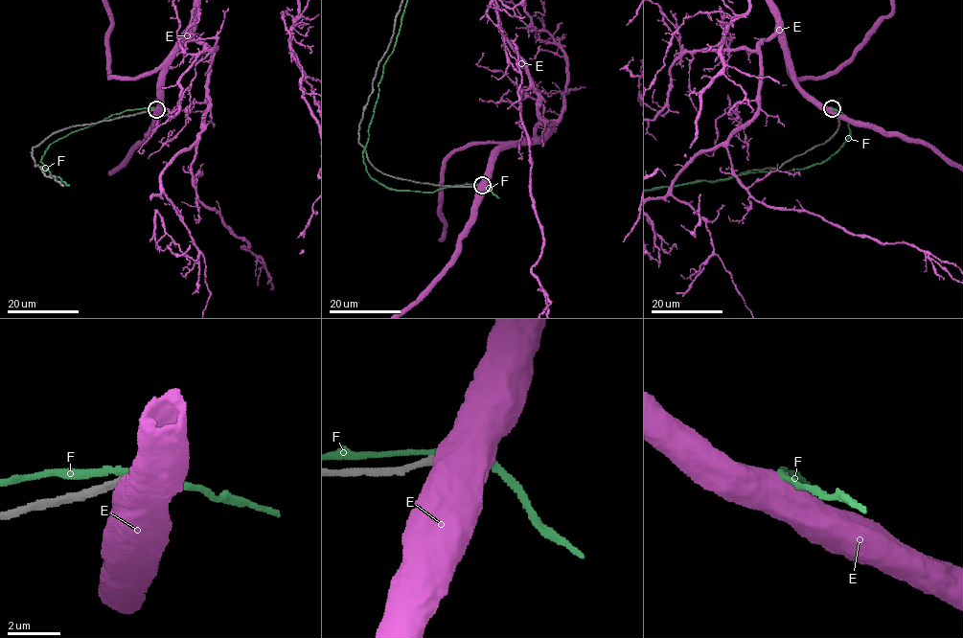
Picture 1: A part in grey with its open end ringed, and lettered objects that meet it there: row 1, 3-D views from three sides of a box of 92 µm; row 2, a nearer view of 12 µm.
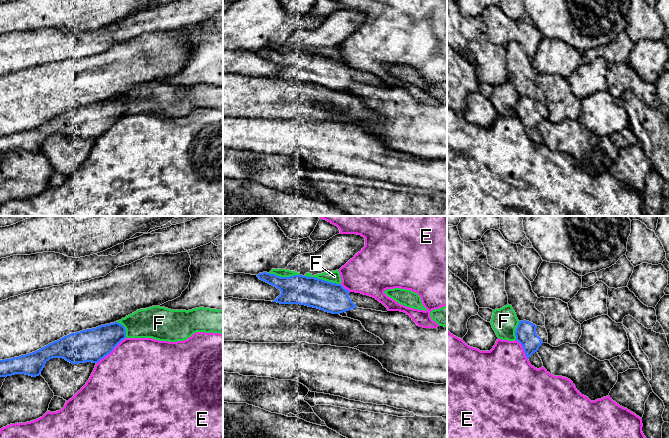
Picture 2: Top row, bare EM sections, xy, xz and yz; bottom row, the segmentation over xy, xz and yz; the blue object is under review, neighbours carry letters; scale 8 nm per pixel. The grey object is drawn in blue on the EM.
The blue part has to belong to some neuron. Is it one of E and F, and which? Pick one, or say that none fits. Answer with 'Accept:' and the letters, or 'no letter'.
Accept: no letter

